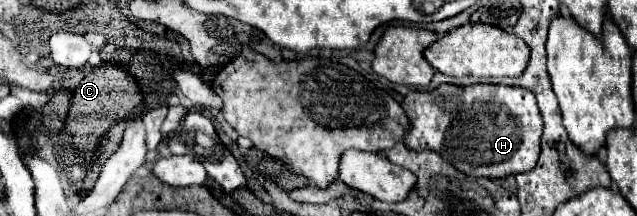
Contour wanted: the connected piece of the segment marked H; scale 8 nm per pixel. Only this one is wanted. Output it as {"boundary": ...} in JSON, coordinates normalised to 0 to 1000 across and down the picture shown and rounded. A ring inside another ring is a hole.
{"boundary":[[[699,384],[680,421],[664,421],[664,431],[645,421],[630,486],[645,569],[636,625],[636,671],[655,699],[680,690],[689,718],[695,718],[695,736],[702,736],[702,755],[708,755],[717,792],[736,819],[768,819],[768,829],[799,819],[799,810],[834,792],[846,745],[852,542],[846,532],[840,440],[821,403],[771,394],[771,384],[721,403],[721,394]]]}

